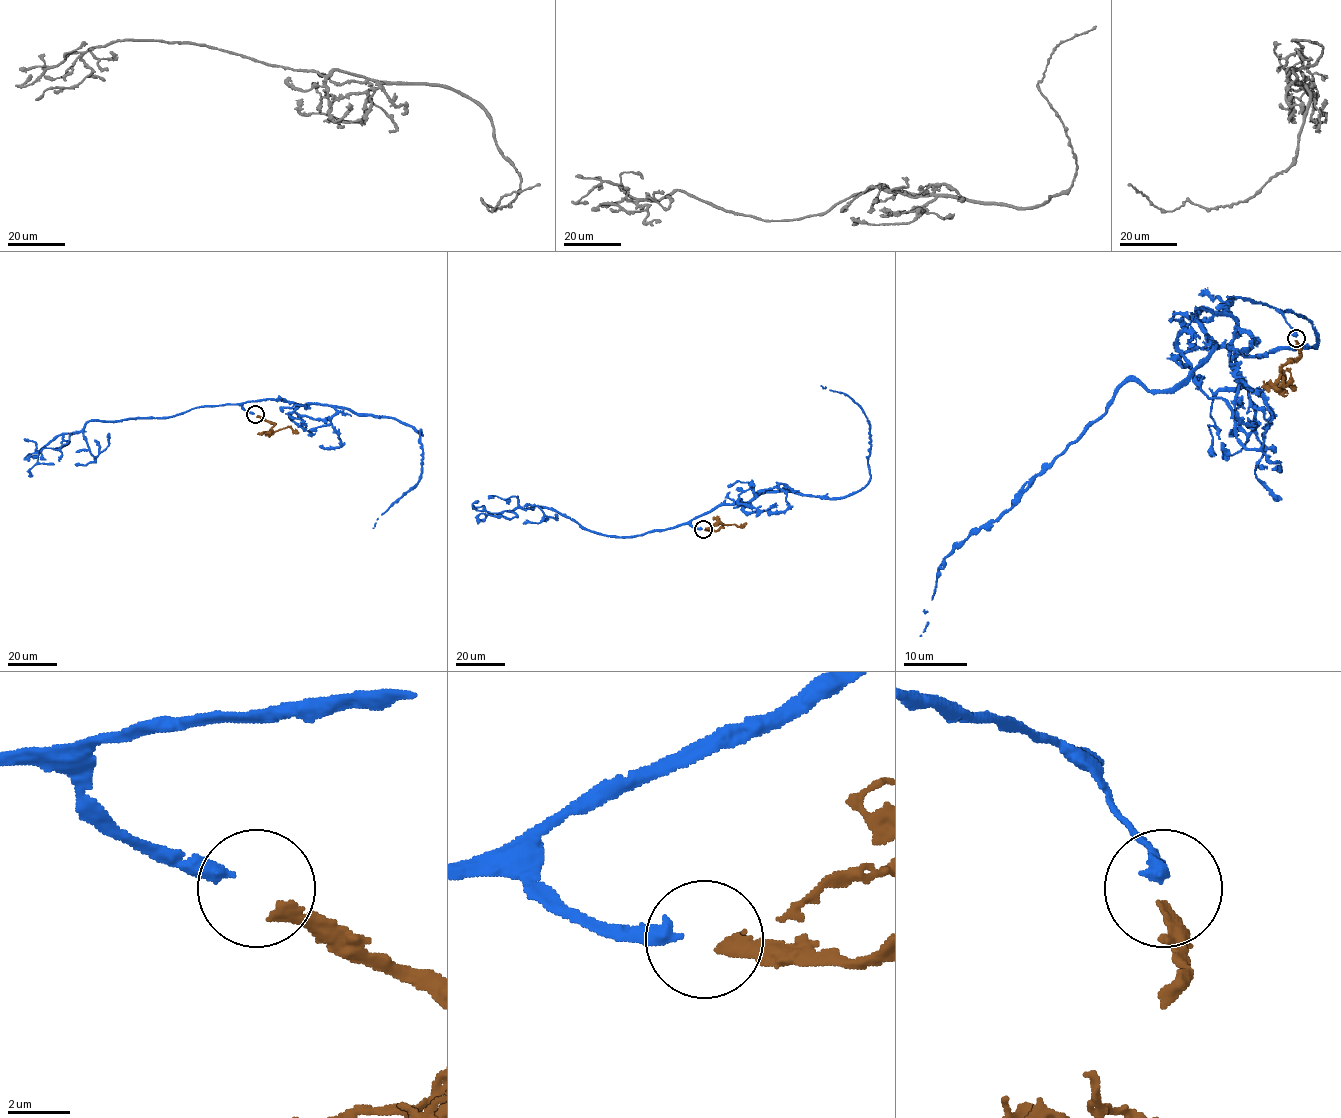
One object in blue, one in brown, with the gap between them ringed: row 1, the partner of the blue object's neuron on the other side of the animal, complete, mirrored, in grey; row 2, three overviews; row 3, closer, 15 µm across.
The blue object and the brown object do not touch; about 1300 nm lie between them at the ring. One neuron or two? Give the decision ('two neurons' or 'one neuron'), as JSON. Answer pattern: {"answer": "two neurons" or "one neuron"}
{"answer": "one neuron"}

